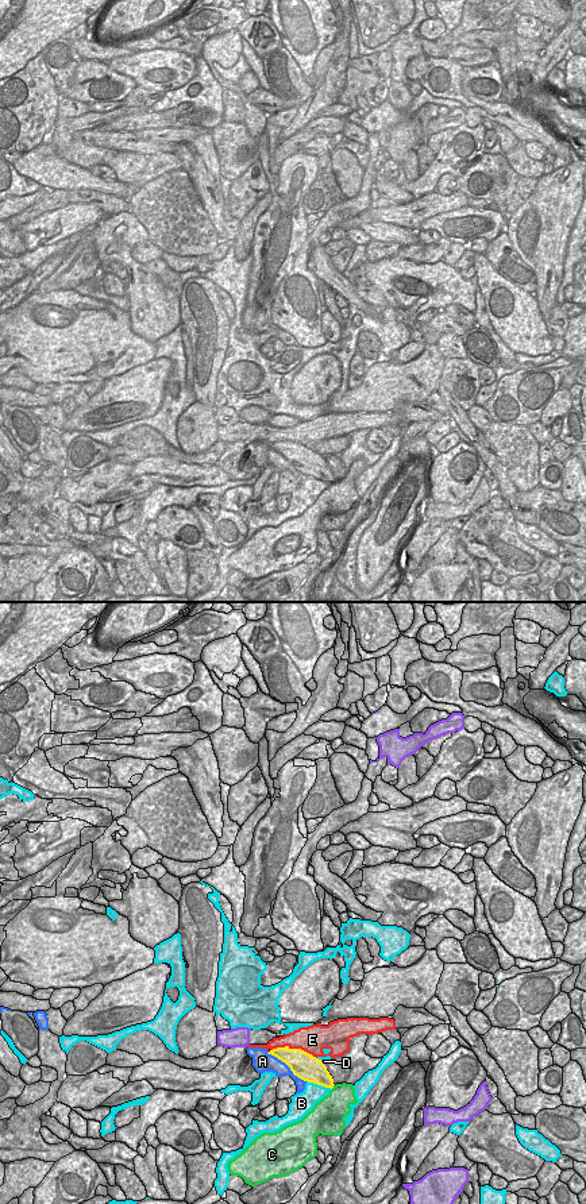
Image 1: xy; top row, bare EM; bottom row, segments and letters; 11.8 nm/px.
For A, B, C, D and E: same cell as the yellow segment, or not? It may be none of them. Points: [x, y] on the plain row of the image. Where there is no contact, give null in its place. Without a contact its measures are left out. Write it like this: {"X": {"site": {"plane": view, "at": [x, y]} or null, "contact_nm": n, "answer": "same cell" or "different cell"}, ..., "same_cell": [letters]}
{"A": {"site": {"plane": "xy", "at": [286, 459]}, "contact_nm": 600, "answer": "same cell"}, "B": {"site": {"plane": "xy", "at": [319, 479]}, "contact_nm": 320, "answer": "different cell"}, "C": {"site": {"plane": "xy", "at": [332, 482]}, "contact_nm": 90, "answer": "different cell"}, "D": {"site": {"plane": "xy", "at": [323, 459]}, "contact_nm": 120, "answer": "different cell"}, "E": {"site": {"plane": "xy", "at": [293, 444]}, "contact_nm": 550, "answer": "different cell"}, "same_cell": ["A"]}

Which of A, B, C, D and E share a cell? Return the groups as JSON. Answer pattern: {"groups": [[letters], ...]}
{"groups": [["A"], ["B"], ["C"], ["D"], ["E"]]}

